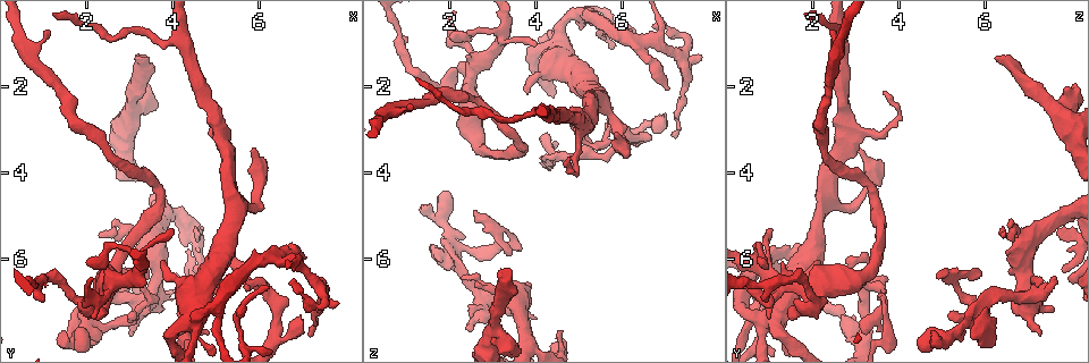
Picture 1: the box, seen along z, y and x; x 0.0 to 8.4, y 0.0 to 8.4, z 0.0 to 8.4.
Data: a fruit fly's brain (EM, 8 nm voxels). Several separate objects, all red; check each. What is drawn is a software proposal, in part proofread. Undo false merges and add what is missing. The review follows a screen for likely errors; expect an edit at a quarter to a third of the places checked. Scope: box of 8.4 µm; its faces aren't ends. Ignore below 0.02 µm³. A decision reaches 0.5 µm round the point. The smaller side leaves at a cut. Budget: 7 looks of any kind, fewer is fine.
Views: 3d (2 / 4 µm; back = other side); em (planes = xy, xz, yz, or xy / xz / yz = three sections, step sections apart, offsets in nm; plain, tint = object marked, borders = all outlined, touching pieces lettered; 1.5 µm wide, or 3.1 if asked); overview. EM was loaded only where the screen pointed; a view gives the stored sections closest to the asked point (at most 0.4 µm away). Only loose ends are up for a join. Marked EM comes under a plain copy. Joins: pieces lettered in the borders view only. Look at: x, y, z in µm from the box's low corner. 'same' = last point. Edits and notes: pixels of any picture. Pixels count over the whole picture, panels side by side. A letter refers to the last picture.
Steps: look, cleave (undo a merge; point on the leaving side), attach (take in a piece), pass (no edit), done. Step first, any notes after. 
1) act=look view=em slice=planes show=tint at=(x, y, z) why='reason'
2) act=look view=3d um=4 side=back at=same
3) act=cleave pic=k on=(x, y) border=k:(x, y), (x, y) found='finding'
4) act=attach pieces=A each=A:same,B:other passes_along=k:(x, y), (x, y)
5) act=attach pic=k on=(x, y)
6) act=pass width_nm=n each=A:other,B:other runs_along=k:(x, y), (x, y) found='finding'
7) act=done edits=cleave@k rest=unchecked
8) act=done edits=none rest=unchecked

act=look view=em slice=planes show=borders at=(2.25, 5.45, 6.50) why='branch stops here'

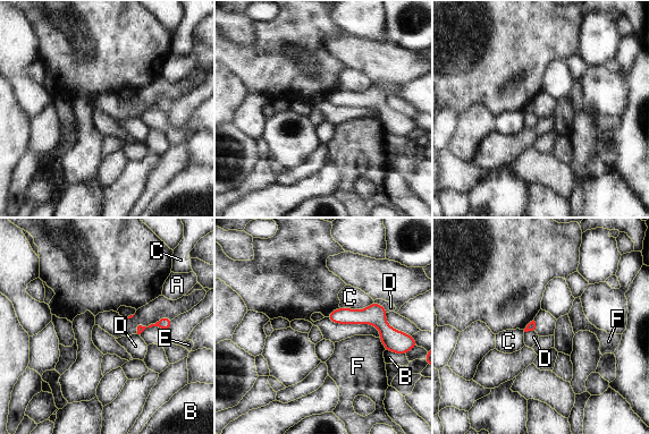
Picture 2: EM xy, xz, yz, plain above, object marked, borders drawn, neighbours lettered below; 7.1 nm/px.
act=pass longest_contact=C:260nm each=A:other,B:other,C:other,D:other,E:other,F:other border=2:(373, 300), (388, 312) found='none of them fits'

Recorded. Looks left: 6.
act=look view=3d um=4 at=(3.45, 1.30, 6.25) why='free end'

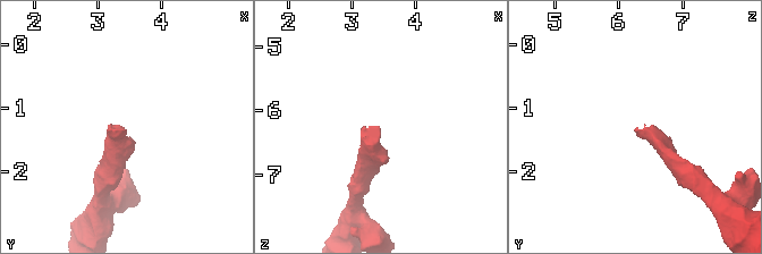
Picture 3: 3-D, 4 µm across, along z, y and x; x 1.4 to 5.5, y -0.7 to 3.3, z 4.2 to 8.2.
act=look view=em slice=planes show=borders at=(3.40, 1.35, 6.25) why='now the EM'

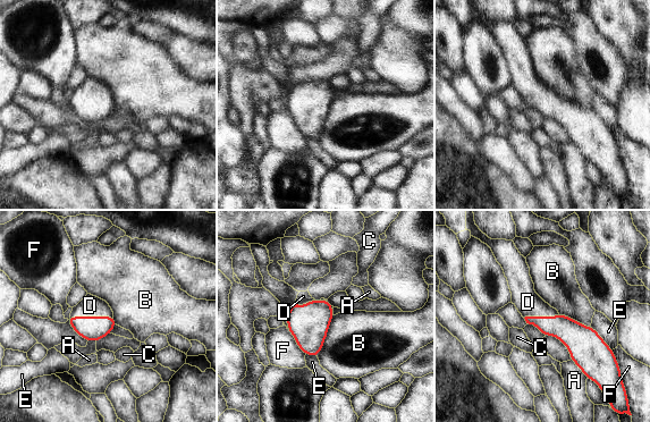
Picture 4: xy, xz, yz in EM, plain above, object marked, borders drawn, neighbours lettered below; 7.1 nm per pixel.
act=attach pieces=D longest_contact=B:320nm each=A:other,B:other,C:other,D:same,E:other,F:other passes_along=4:(91, 328), (92, 317), (90, 305) found='the cell continues'

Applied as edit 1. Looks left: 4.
act=look view=em slice=planes show=borders at=(2.30, 7.40, 1.55) why='branch stops here'

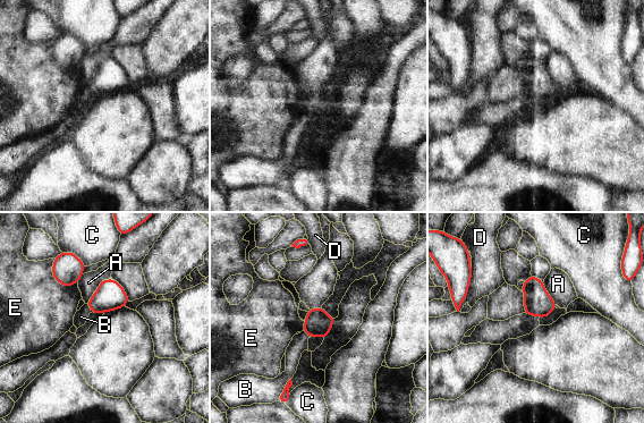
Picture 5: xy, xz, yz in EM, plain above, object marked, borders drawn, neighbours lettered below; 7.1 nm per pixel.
act=pass each=A:other,B:other,C:other,D:other,E:other border=5:(52, 261), (61, 285), (77, 282) found='none of them fits'

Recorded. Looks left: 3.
act=done edits=attach@4 rest=unchecked

